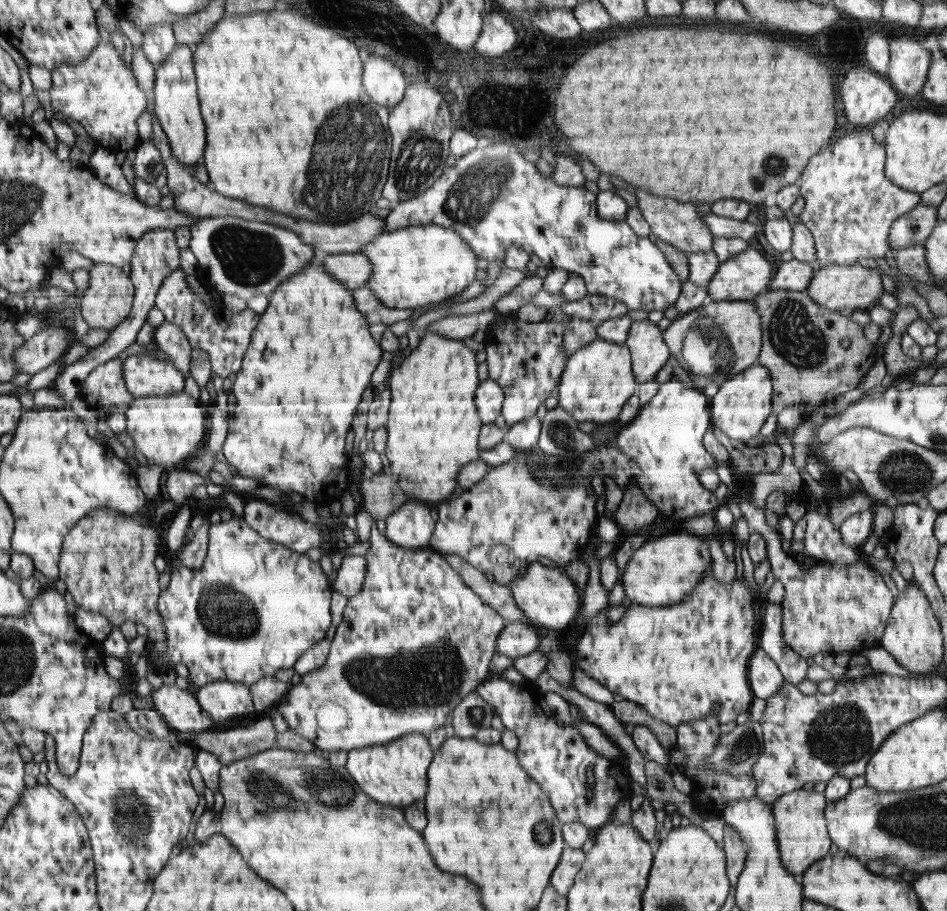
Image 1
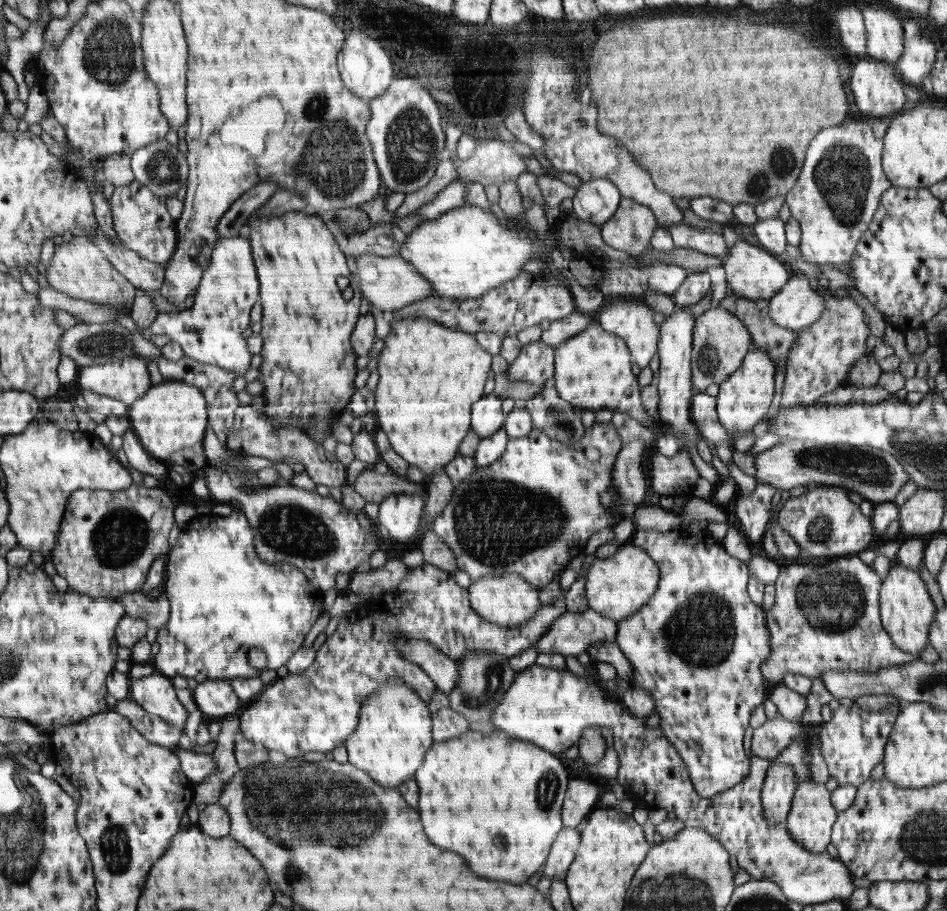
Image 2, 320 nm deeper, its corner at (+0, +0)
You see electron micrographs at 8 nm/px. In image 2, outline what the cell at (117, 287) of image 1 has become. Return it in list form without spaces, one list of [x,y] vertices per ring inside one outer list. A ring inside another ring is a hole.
[[[73,237],[55,246],[50,264],[46,269],[48,284],[72,298],[98,304],[111,304],[130,314],[136,299],[137,288],[118,272],[106,255],[86,237]]]

